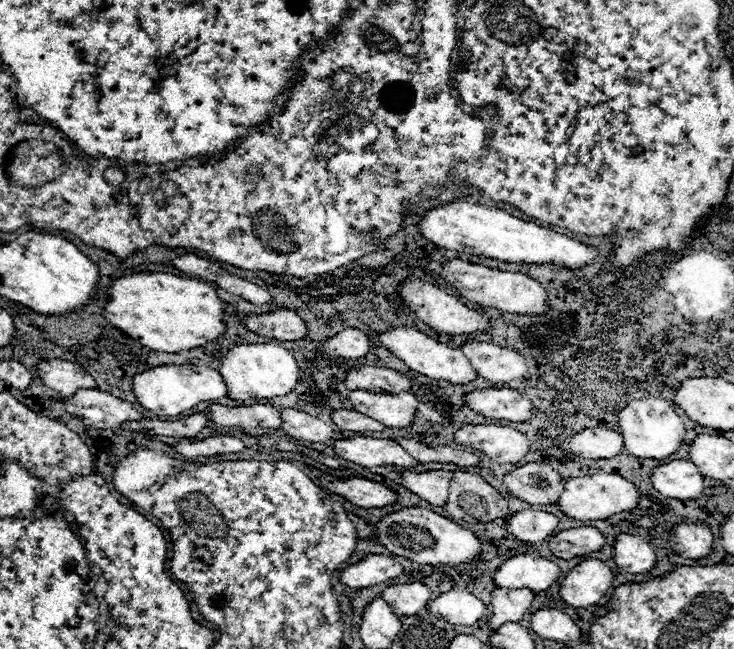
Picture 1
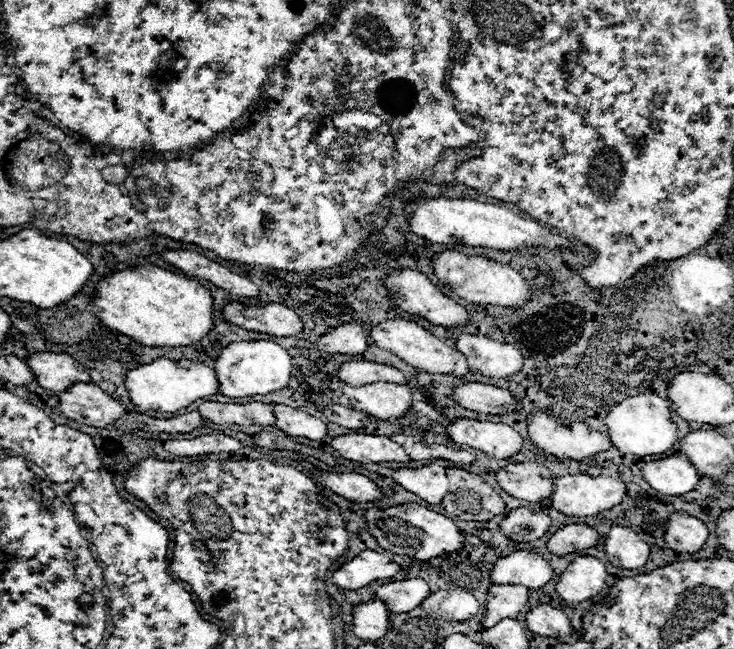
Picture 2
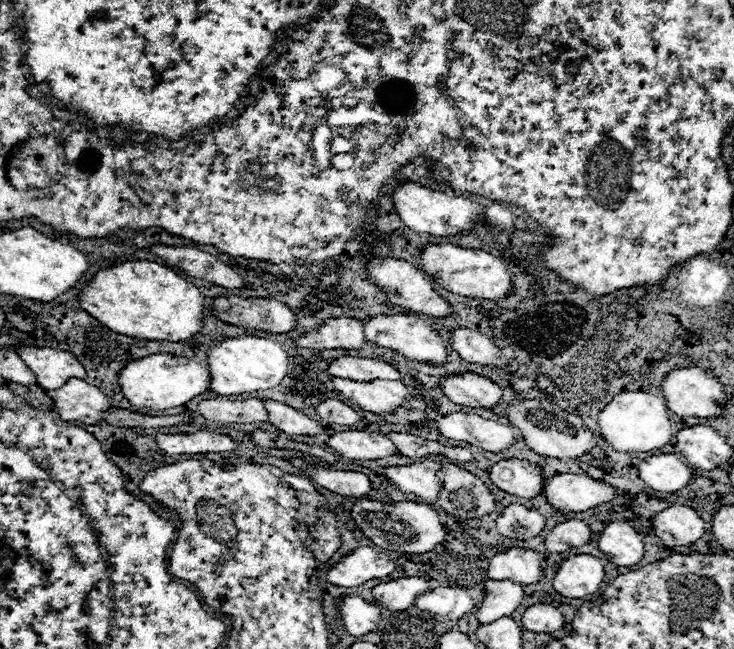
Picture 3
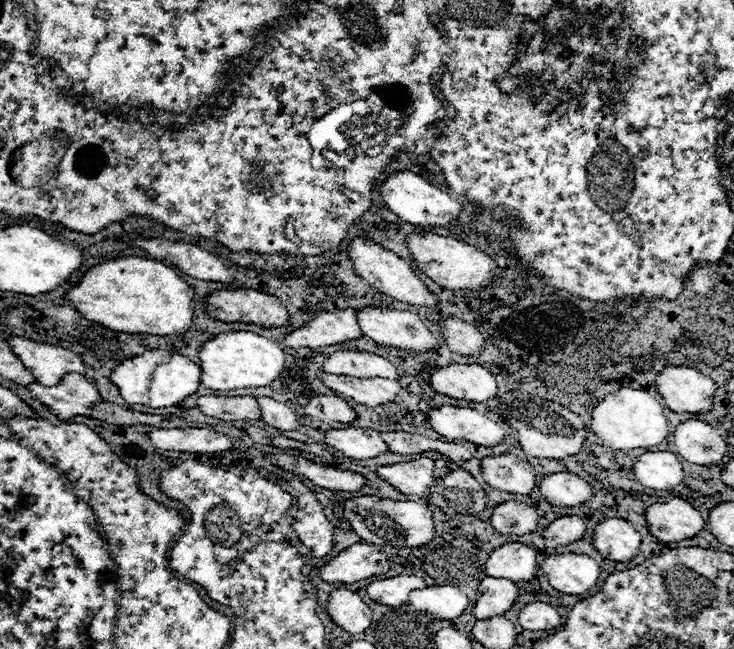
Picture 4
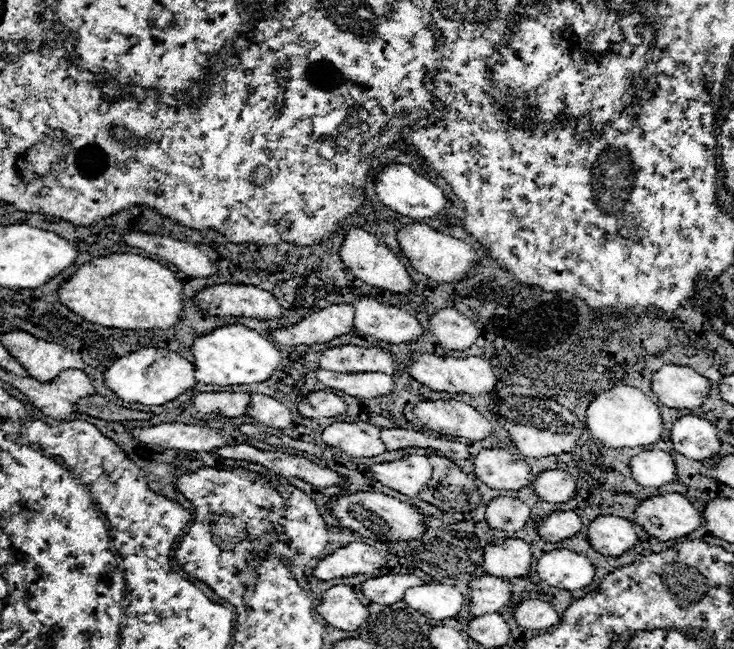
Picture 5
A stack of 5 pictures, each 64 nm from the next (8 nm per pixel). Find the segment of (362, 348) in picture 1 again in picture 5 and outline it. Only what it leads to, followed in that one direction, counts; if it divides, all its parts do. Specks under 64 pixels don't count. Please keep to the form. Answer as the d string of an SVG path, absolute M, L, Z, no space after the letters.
M334 304L320 312L314 312L292 328L272 332L270 340L284 346L312 346L326 344L342 334L348 334L350 330L354 330L354 308L350 304Z

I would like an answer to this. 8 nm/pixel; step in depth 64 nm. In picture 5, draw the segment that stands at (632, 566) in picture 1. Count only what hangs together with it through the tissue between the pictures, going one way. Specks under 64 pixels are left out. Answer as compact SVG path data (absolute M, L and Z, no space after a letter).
M598 516L588 526L588 540L602 556L622 556L638 544L638 534L626 518Z

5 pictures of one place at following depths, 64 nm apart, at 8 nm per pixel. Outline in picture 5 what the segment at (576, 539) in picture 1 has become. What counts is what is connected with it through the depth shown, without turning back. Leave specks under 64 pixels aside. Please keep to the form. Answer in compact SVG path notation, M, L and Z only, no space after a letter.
M572 510L554 512L540 520L536 524L536 530L546 542L562 542L580 532L580 516L574 514Z

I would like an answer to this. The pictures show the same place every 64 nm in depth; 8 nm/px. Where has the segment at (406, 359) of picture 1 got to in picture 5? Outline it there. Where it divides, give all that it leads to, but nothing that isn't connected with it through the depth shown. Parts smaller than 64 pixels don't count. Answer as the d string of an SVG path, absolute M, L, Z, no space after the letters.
M360 298L352 304L352 308L356 330L376 340L402 344L416 342L424 334L424 328L416 316L394 306L386 306L376 298Z

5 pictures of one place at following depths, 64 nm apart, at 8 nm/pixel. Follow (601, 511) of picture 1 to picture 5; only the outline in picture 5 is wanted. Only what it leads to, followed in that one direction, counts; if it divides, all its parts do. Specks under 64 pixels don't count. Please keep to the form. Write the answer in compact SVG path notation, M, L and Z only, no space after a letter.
M548 470L548 472L538 474L538 478L534 480L534 492L546 502L562 504L576 496L578 484L568 472Z

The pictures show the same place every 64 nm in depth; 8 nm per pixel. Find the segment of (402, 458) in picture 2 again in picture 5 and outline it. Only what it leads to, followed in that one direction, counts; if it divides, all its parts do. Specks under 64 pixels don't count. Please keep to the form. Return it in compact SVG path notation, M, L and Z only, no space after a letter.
M334 422L322 432L322 440L354 458L372 458L386 452L378 428L364 422Z

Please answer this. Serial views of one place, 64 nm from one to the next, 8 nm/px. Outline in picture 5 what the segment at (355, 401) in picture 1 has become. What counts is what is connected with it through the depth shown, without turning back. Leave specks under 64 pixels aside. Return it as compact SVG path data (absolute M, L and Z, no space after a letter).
M320 368L316 376L326 388L332 388L362 400L380 398L394 392L394 380L388 374L336 374Z

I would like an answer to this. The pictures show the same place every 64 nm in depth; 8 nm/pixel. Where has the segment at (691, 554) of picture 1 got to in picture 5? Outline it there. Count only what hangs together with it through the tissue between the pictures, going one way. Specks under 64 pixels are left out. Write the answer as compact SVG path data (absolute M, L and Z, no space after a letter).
M680 494L652 496L636 508L634 516L636 522L658 540L676 540L702 526L700 512Z

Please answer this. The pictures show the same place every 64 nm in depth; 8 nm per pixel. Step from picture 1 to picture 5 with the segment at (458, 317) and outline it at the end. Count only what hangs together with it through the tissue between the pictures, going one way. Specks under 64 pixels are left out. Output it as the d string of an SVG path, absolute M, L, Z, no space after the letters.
M352 228L346 238L344 244L340 248L340 258L342 262L356 274L356 278L364 280L370 286L394 292L394 294L410 294L414 292L414 282L410 278L410 274L406 272L406 266L400 262L400 258L390 252L380 240L376 240L372 234L364 232L362 228Z

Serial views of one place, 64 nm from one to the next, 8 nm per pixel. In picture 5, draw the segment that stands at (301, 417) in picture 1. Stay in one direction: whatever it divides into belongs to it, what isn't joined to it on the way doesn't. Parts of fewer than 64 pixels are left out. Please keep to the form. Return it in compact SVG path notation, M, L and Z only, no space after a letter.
M252 394L252 406L248 408L248 416L256 418L264 426L272 428L288 428L292 426L292 412L278 400L262 394Z

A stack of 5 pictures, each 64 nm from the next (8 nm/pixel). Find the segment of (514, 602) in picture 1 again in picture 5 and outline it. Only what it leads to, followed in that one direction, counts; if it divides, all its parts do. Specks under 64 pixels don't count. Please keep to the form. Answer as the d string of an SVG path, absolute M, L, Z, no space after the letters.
M482 576L470 584L470 612L474 616L500 612L512 598L512 584L498 576Z

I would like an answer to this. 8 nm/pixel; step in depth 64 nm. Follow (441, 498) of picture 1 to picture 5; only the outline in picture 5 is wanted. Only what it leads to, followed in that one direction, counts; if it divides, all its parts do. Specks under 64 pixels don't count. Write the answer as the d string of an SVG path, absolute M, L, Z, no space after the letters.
M406 456L396 462L386 464L374 464L370 466L374 478L382 482L388 488L394 488L400 494L406 494L410 498L418 496L420 490L426 488L428 480L432 478L432 466L426 456Z

